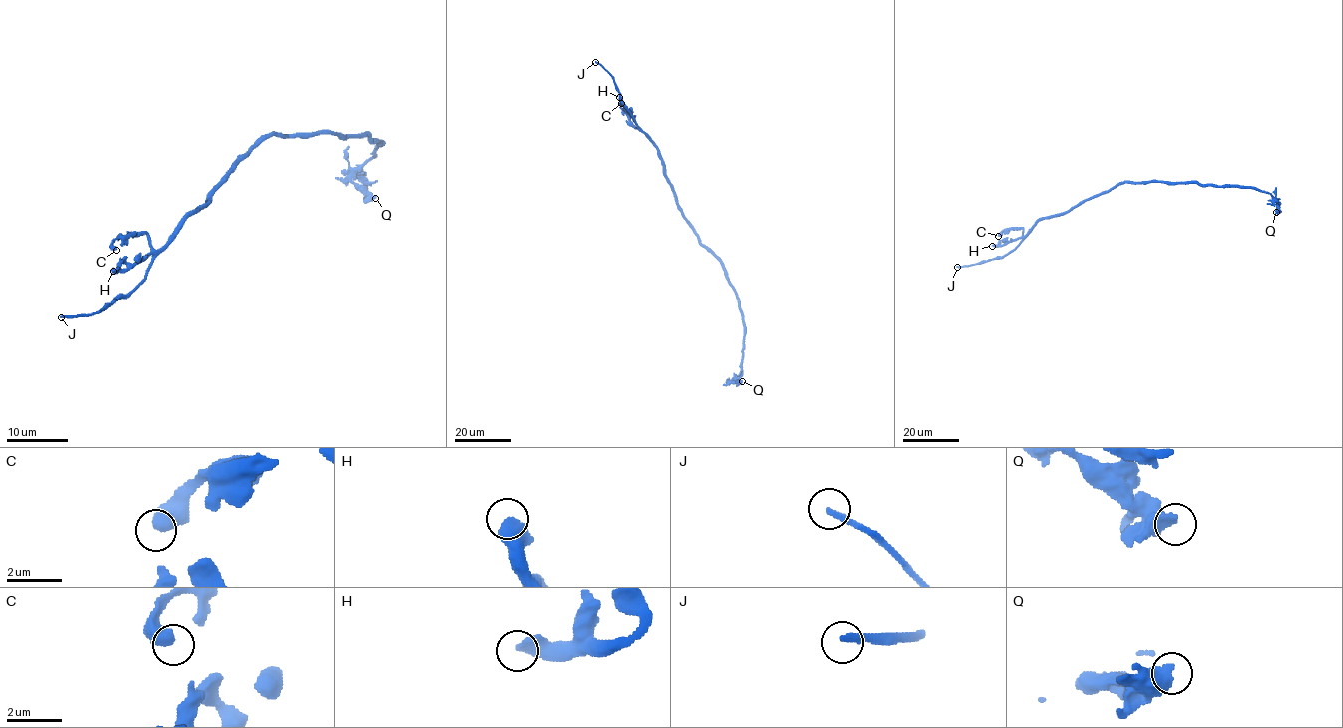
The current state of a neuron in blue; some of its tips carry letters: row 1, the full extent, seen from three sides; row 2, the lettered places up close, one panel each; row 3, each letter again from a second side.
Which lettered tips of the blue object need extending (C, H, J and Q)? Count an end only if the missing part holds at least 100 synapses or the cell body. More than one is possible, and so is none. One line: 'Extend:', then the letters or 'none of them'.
Extend: J

